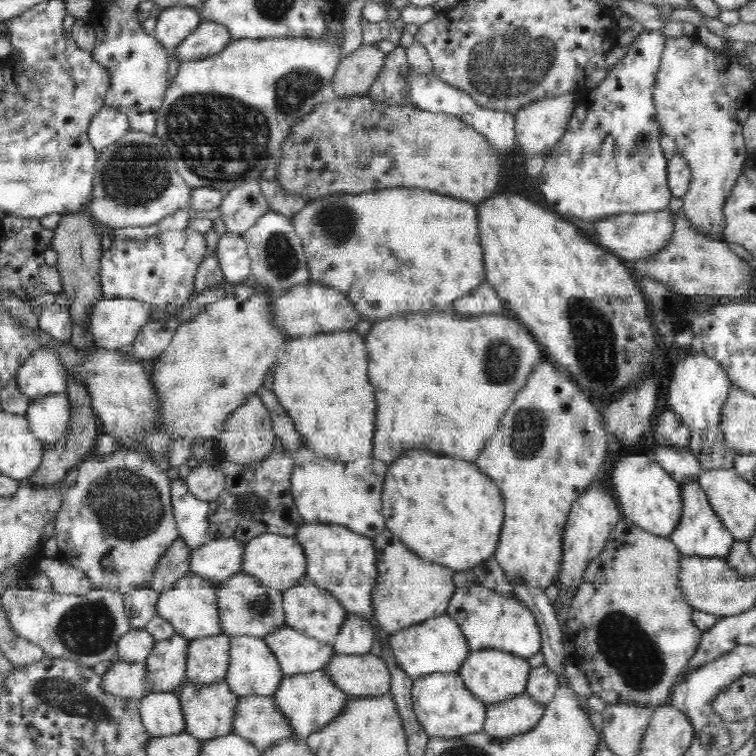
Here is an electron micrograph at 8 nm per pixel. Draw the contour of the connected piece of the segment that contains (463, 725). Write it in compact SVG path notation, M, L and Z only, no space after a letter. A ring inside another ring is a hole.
M457 672L427 674L413 679L411 691L418 722L432 738L455 738L483 733L488 704L467 689Z

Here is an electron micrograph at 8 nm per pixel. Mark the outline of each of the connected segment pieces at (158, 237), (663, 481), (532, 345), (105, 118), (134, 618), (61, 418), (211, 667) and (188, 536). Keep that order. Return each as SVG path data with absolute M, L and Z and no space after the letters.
M188 227L184 230L164 230L144 240L113 240L101 256L102 296L143 299L151 310L169 312L170 317L175 317L195 293L196 273L210 254L212 252L206 247L204 233Z
M632 454L620 458L610 474L610 486L625 520L660 537L669 537L679 525L683 514L681 483L676 482L651 455Z
M445 312L398 316L378 322L368 332L368 378L376 390L376 434L372 457L394 462L404 450L432 451L472 462L488 434L498 430L514 397L544 361L536 339L505 313L459 316Z
M104 105L92 116L87 135L92 146L99 151L120 140L128 130L128 117L118 109Z
M144 586L123 594L123 606L132 629L142 629L152 620L159 596L160 594L150 586Z
M51 393L32 401L25 417L29 429L50 449L56 441L64 440L69 429L70 399L65 393Z
M224 633L191 639L186 667L189 682L210 685L224 680L230 655L230 637Z
M175 478L171 483L171 505L177 522L180 540L186 542L190 552L199 549L208 541L211 502L203 501L190 494L183 479Z

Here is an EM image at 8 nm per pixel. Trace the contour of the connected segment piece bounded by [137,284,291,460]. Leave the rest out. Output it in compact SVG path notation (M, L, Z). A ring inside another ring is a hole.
M237 285L238 288L233 288L234 294L208 304L204 312L181 324L169 347L154 362L150 371L160 392L162 409L159 410L159 418L162 420L162 428L159 432L137 437L138 442L144 445L142 452L148 454L150 459L156 454L167 460L166 452L174 438L187 438L189 442L196 442L200 438L216 438L224 420L242 406L248 397L258 394L263 387L266 372L270 368L272 373L279 354L286 349L286 340L291 337L283 333L283 328L276 327L275 322L270 326L270 298L264 292L258 292L260 288Z

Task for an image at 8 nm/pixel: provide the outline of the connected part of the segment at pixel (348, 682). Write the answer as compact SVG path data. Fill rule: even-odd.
M334 653L331 662L323 670L326 675L331 675L332 682L353 698L375 697L388 693L391 689L391 674L387 669L385 660L372 653L365 655Z

